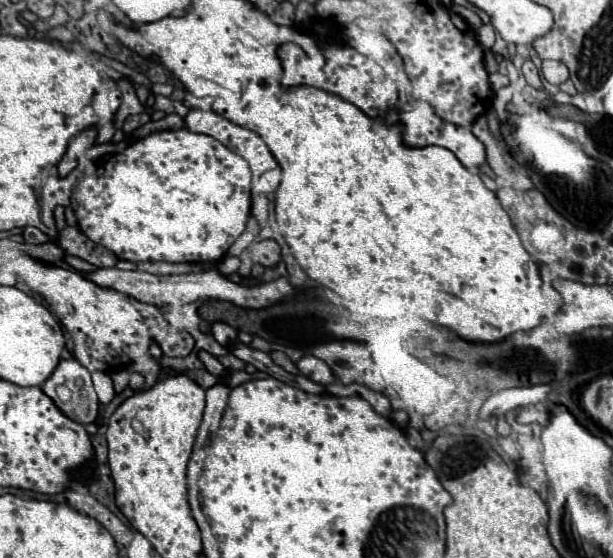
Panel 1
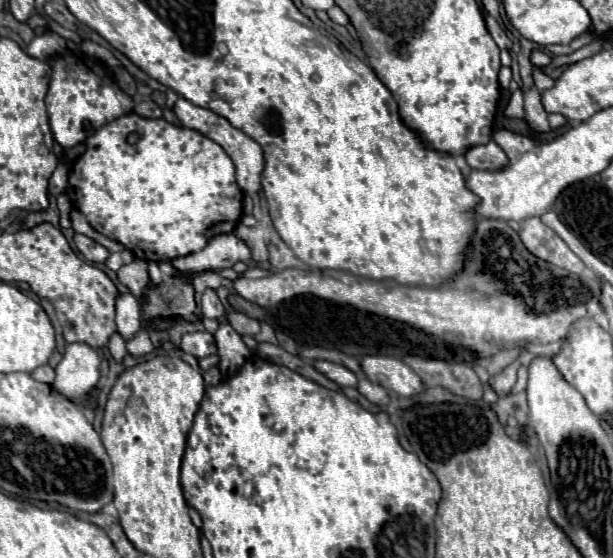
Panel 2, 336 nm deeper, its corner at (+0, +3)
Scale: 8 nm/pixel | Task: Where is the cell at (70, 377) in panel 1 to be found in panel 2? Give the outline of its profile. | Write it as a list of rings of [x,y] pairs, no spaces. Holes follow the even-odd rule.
[[[40,366],[36,368],[36,372],[32,372],[32,378],[38,380],[38,382],[46,382],[46,384],[52,384],[54,382],[54,368],[52,366]]]

